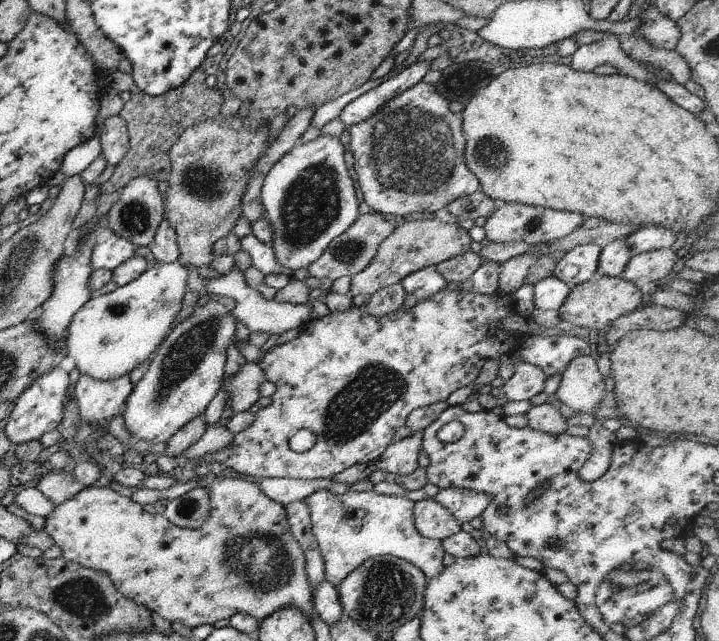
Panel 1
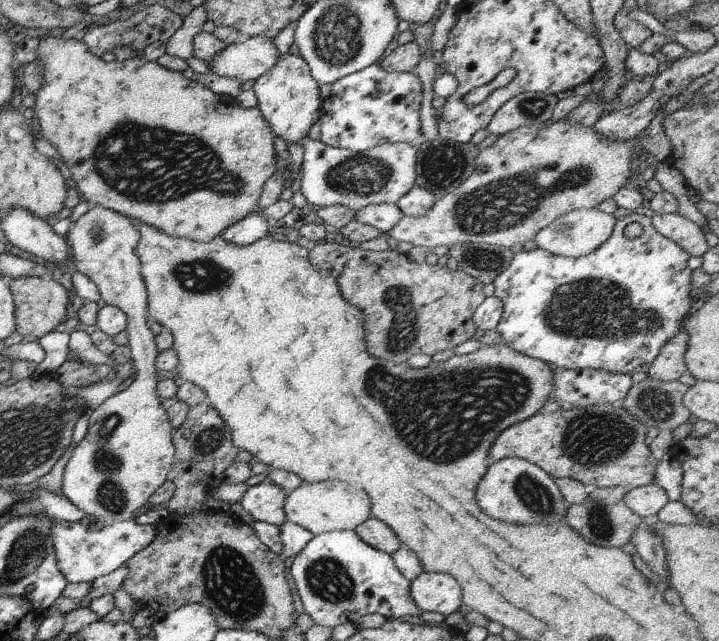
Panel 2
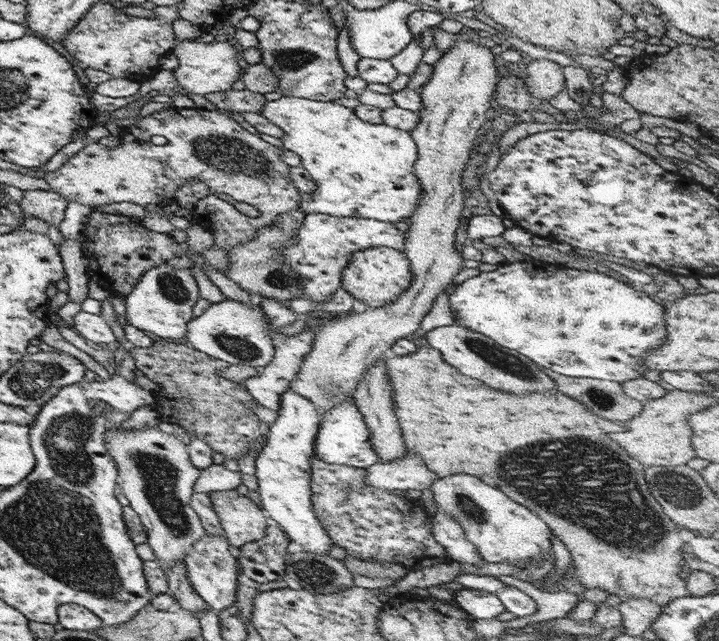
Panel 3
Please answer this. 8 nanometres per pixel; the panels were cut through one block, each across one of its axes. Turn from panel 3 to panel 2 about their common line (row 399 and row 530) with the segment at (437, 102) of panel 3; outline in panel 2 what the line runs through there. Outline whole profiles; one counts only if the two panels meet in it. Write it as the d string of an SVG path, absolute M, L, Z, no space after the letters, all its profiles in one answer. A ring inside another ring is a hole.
M303 482L296 490L287 493L285 500L286 521L300 524L312 535L330 531L355 531L370 516L370 498L364 490L346 482Z

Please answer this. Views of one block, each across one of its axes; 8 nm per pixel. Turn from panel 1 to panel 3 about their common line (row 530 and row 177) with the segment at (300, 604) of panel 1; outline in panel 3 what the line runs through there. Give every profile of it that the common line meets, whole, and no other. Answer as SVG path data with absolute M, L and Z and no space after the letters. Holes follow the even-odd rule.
M197 106L193 109L178 109L173 107L169 109L162 109L161 111L153 112L153 114L146 117L140 117L133 126L129 129L123 129L117 137L121 140L121 143L118 146L109 147L108 145L99 144L97 142L86 145L82 148L82 150L76 152L76 154L68 160L64 159L61 162L61 167L45 175L44 180L50 184L54 191L60 193L63 197L66 197L68 202L85 204L86 206L92 208L92 210L97 206L112 204L112 202L132 202L132 204L140 204L140 206L144 206L145 204L159 205L161 202L164 202L164 200L167 200L167 198L175 198L174 192L176 192L183 184L189 184L191 180L201 180L208 185L210 192L204 198L200 198L193 208L195 224L200 225L204 230L212 233L215 238L215 246L225 250L227 254L237 244L246 244L247 242L254 240L257 237L259 229L264 228L265 226L270 226L275 220L277 220L278 215L285 214L285 212L290 212L291 210L299 210L301 208L301 204L303 208L300 191L295 187L293 180L290 178L289 166L280 159L280 154L283 148L264 141L259 134L250 133L243 126L240 126L240 124L238 124L230 115L226 116L217 110L200 109ZM154 134L156 134L156 136L164 136L164 138L167 138L167 142L162 145L154 145L154 143L150 141L150 138L152 138ZM232 200L236 200L236 202L246 202L246 204L254 206L254 208L261 213L258 217L250 217L238 211L238 209L230 204Z

